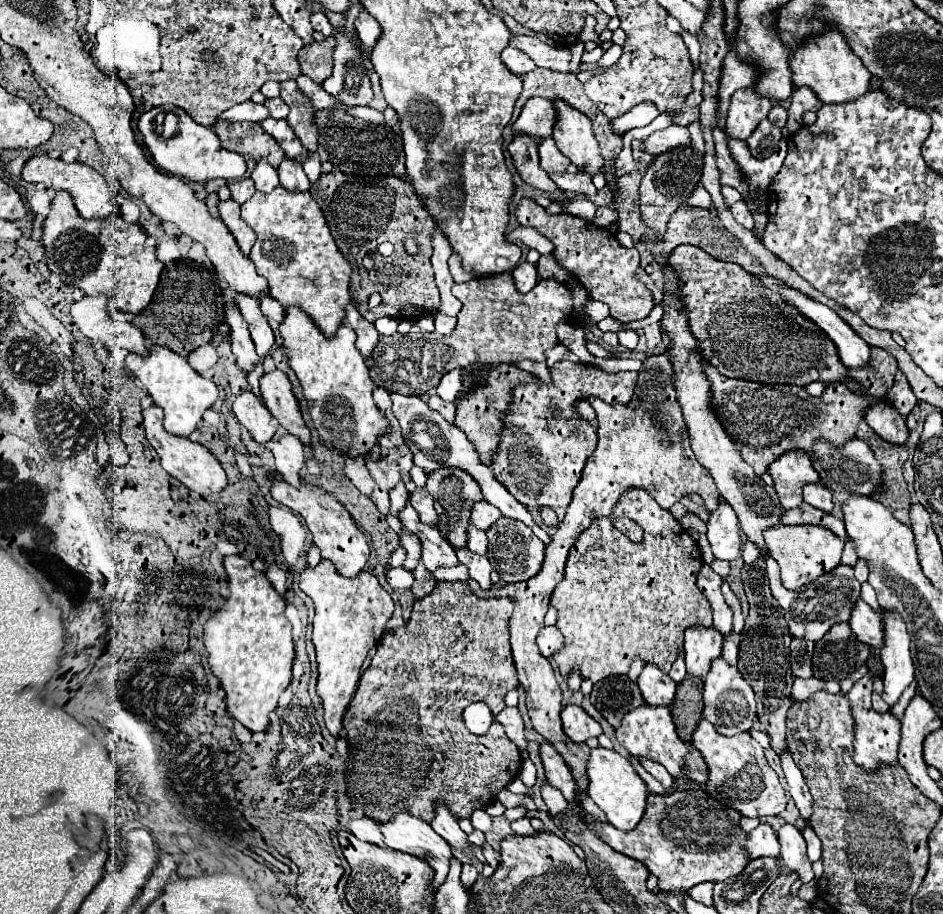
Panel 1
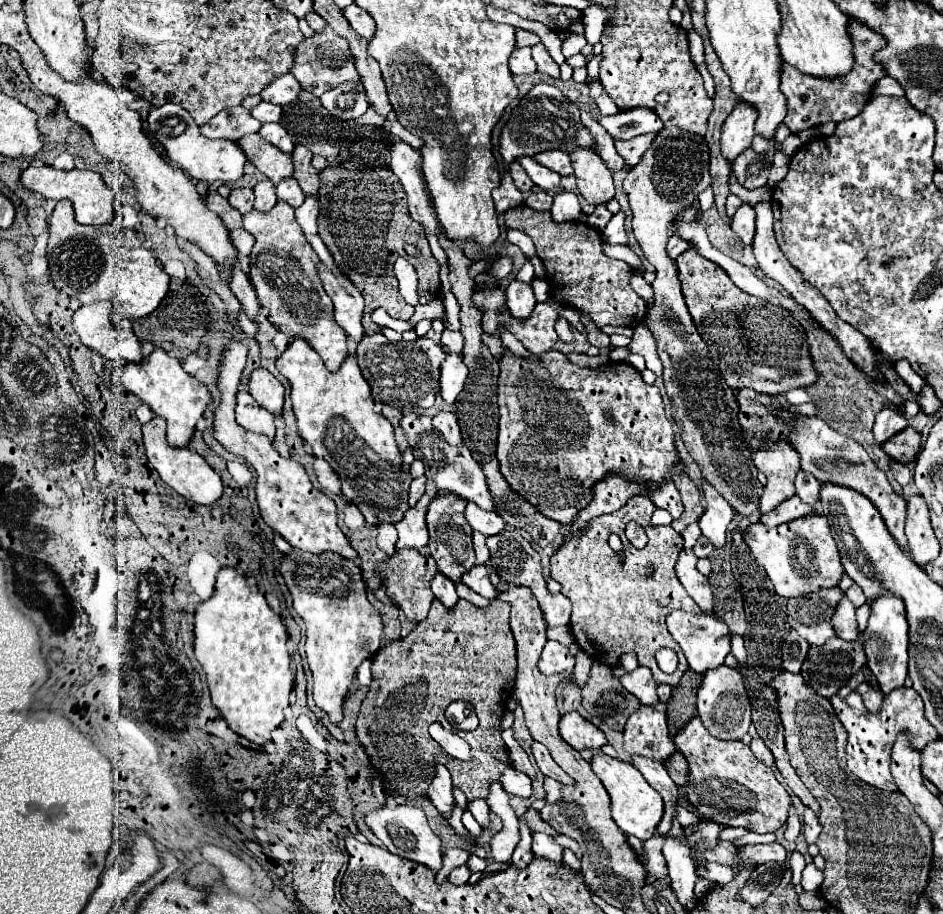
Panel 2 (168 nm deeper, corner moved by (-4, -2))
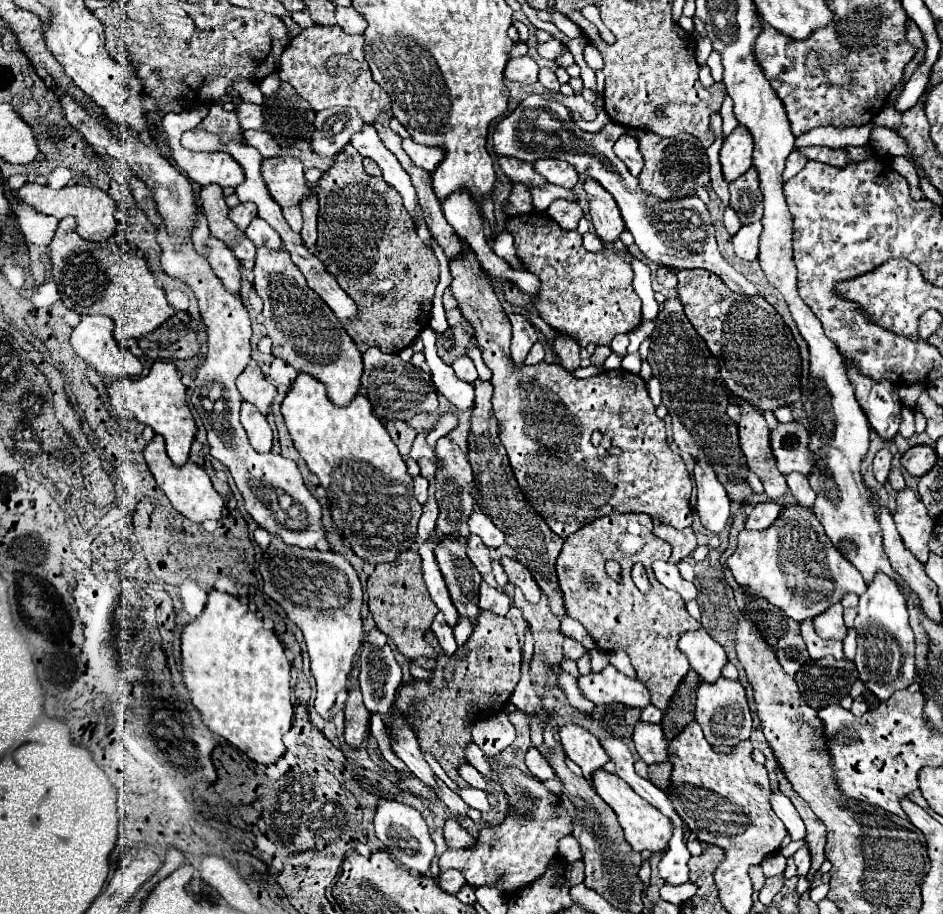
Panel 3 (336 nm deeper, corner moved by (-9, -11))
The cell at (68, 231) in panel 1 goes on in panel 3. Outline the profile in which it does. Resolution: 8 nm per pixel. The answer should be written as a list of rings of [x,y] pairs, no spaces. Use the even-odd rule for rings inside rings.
[[[62,218],[58,224],[58,230],[50,242],[50,260],[52,260],[52,276],[58,286],[60,298],[66,308],[76,310],[78,314],[104,314],[114,320],[114,336],[122,344],[130,338],[140,338],[154,328],[158,328],[164,320],[168,320],[174,314],[174,308],[168,304],[164,290],[156,284],[146,260],[138,256],[138,252],[128,244],[118,244],[112,240],[106,242],[86,242],[80,238],[74,230],[76,220],[74,218]]]

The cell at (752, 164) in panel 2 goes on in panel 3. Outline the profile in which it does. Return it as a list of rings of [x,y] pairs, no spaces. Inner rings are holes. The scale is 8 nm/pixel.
[[[752,166],[746,174],[730,182],[730,206],[740,214],[742,224],[752,224],[762,218],[760,178]]]

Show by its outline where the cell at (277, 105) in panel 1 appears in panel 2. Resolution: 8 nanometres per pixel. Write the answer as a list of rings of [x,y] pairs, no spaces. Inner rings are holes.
[[[261,101],[261,103],[255,105],[249,113],[251,113],[255,119],[259,119],[261,123],[265,123],[265,121],[279,121],[279,117],[281,117],[281,107],[279,107],[279,105],[273,105],[273,103],[267,103],[267,101]]]

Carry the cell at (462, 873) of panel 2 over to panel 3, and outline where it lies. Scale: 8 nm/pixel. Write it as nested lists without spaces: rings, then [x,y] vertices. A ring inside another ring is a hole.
[[[446,870],[438,876],[438,886],[448,894],[458,894],[458,890],[466,884],[466,878],[458,870]]]

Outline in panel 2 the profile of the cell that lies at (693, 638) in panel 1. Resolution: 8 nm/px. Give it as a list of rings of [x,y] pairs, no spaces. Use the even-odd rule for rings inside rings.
[[[675,611],[667,617],[667,629],[671,633],[671,637],[679,643],[679,647],[683,649],[689,669],[693,669],[695,673],[705,673],[709,669],[715,669],[719,665],[723,665],[723,659],[729,653],[729,629],[725,623],[721,623],[715,615],[711,613],[699,613],[699,615],[687,615],[683,611]]]

